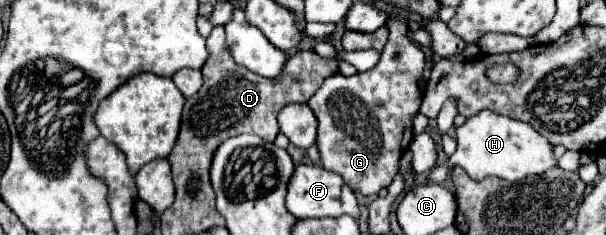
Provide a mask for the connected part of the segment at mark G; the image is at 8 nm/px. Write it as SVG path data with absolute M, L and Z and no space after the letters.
M403 16L389 18L387 28L391 32L389 42L373 70L349 78L333 74L307 102L319 120L317 146L323 168L337 172L347 186L363 196L377 194L391 184L399 160L413 140L411 118L421 106L417 82L425 70L425 54L405 38L407 24Z

